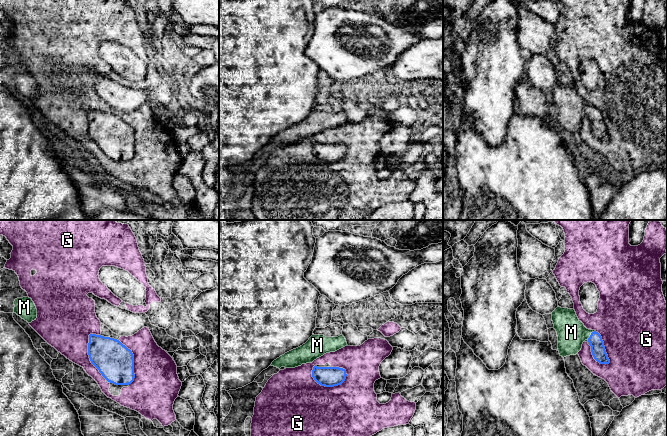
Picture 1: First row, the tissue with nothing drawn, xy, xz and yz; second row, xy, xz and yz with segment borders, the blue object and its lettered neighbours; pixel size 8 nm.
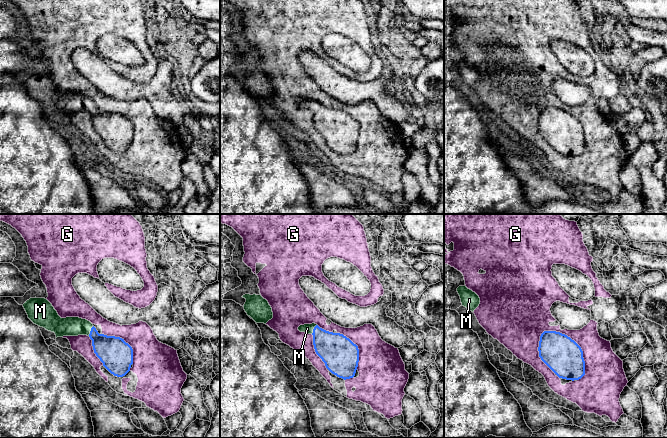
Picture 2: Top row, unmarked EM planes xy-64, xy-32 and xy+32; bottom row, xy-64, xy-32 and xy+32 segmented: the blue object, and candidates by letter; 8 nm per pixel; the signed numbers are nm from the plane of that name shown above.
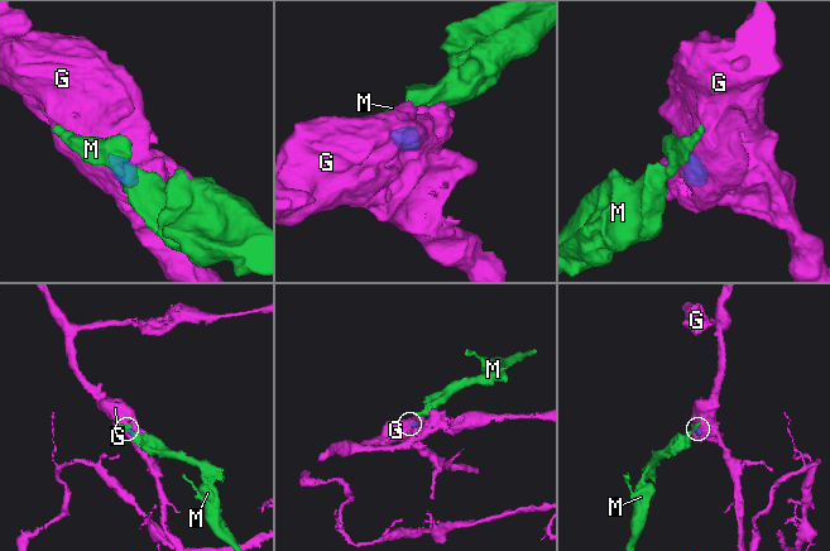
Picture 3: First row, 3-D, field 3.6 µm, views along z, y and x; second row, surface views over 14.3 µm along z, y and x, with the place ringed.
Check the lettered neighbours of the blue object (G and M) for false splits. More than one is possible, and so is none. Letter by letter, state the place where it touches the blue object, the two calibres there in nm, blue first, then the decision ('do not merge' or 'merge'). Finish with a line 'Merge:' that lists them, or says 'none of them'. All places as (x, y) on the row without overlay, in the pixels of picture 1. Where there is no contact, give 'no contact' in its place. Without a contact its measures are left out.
G: meets blue in xz at (326, 162); 160 nm thick on the blue side, 500 nm on the other; do not merge
M: meets blue in yz at (591, 110); 110 nm thick on the blue side, 240 nm on the other; merge
Merge: M

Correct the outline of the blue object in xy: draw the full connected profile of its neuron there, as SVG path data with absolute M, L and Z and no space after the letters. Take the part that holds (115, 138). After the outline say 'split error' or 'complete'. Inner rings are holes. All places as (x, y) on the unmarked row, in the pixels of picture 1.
M90 110L88 131L108 158L129 161L134 157L134 131L119 116Z | complete

